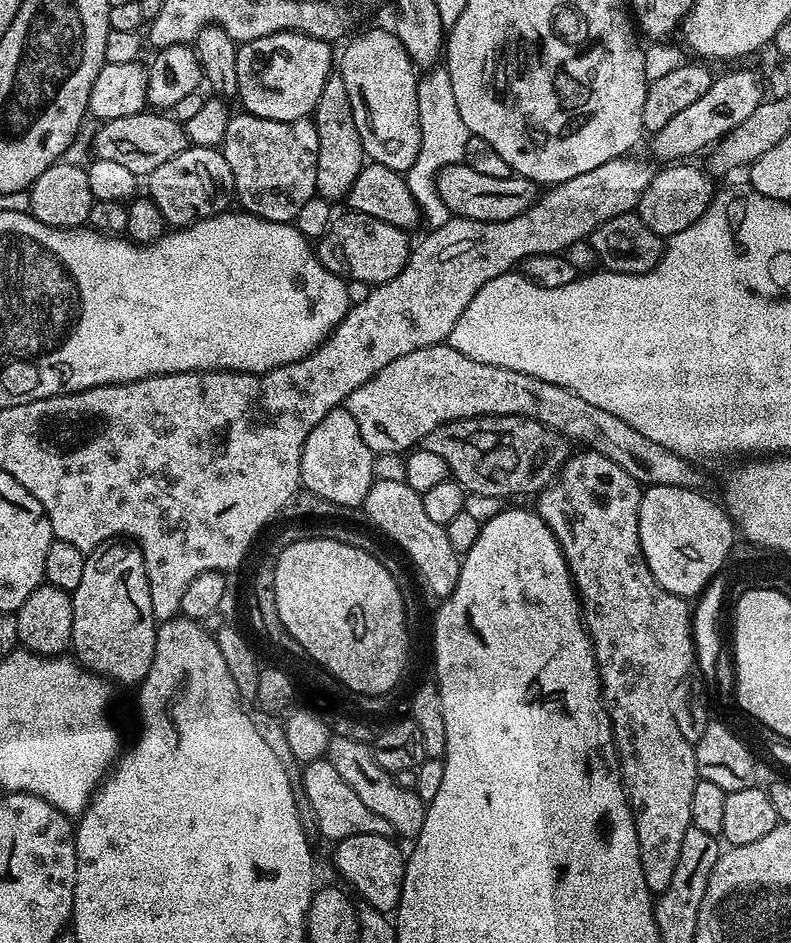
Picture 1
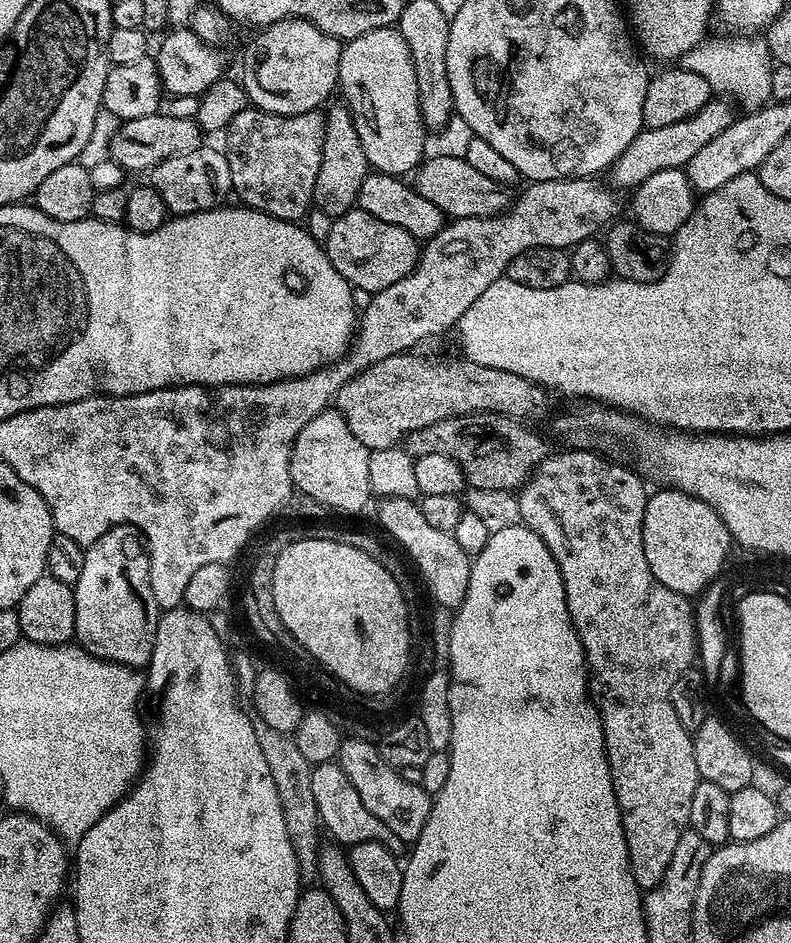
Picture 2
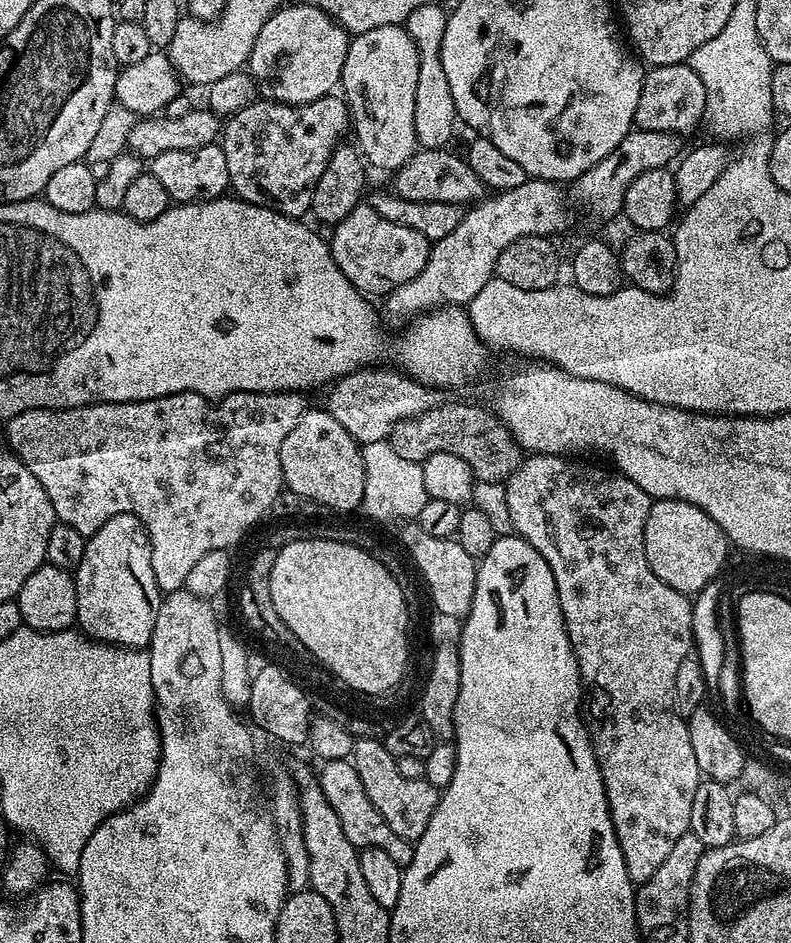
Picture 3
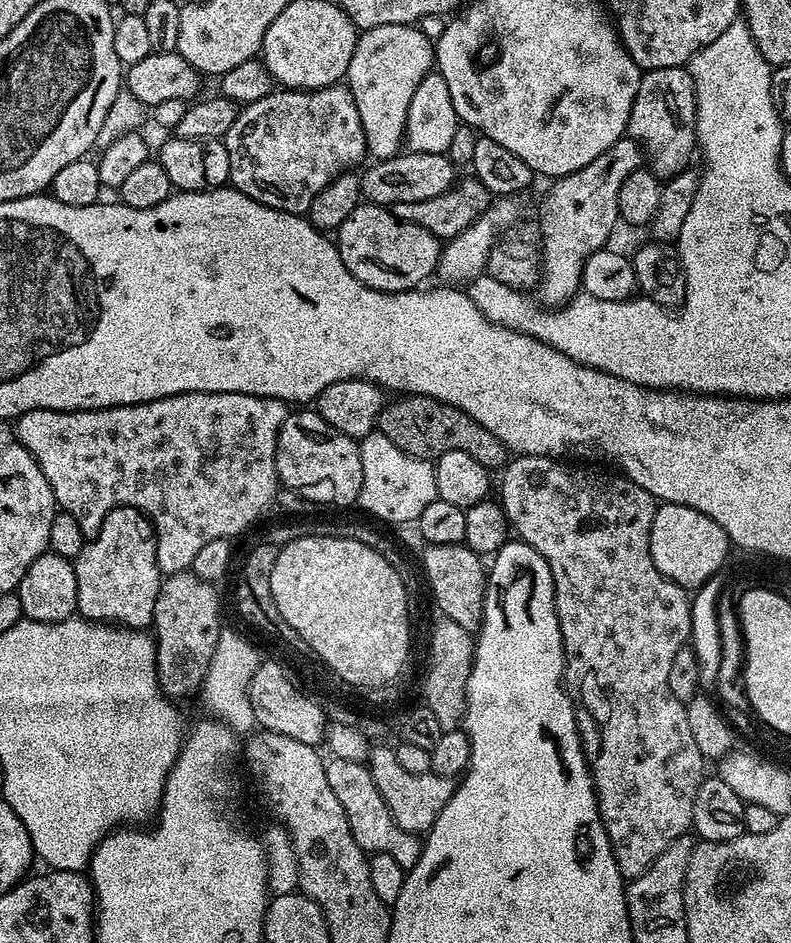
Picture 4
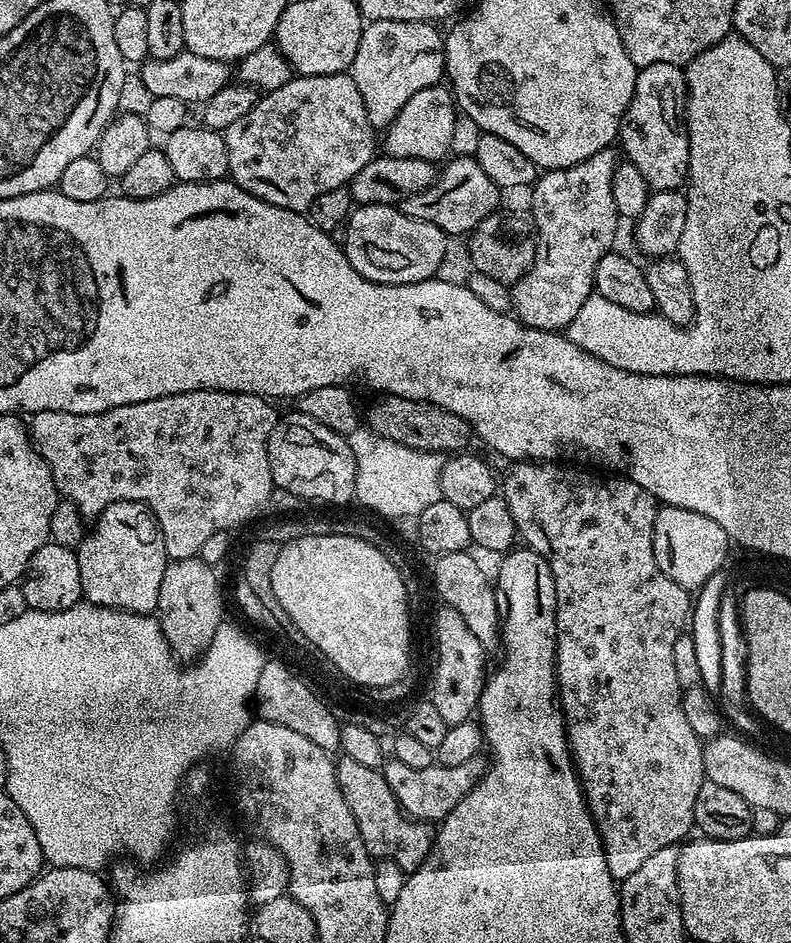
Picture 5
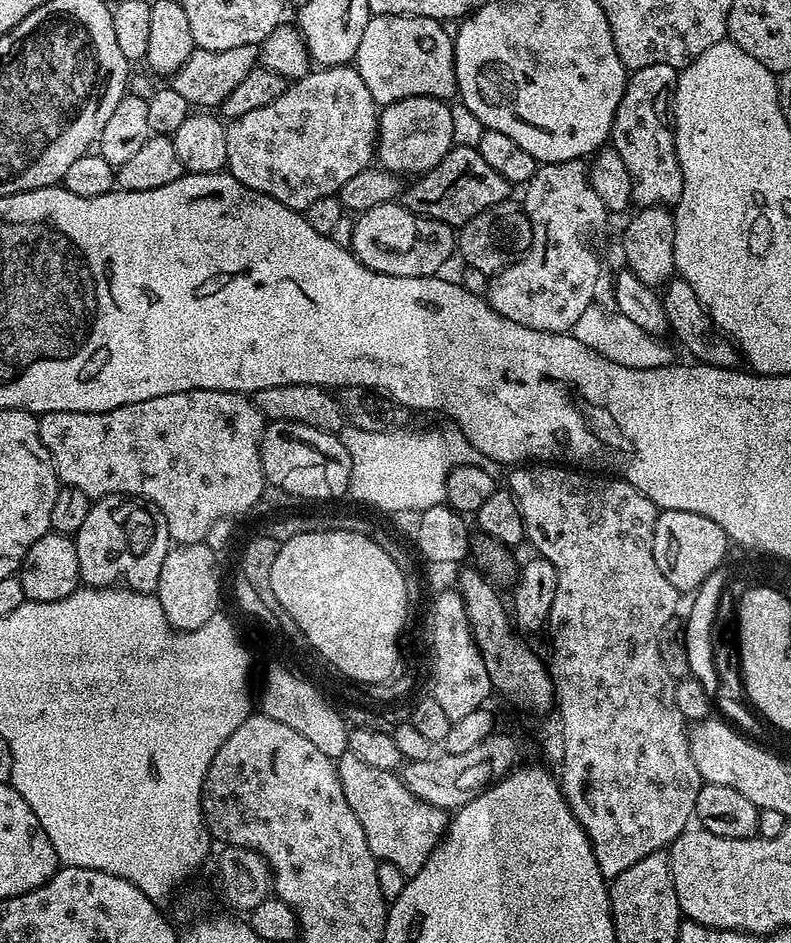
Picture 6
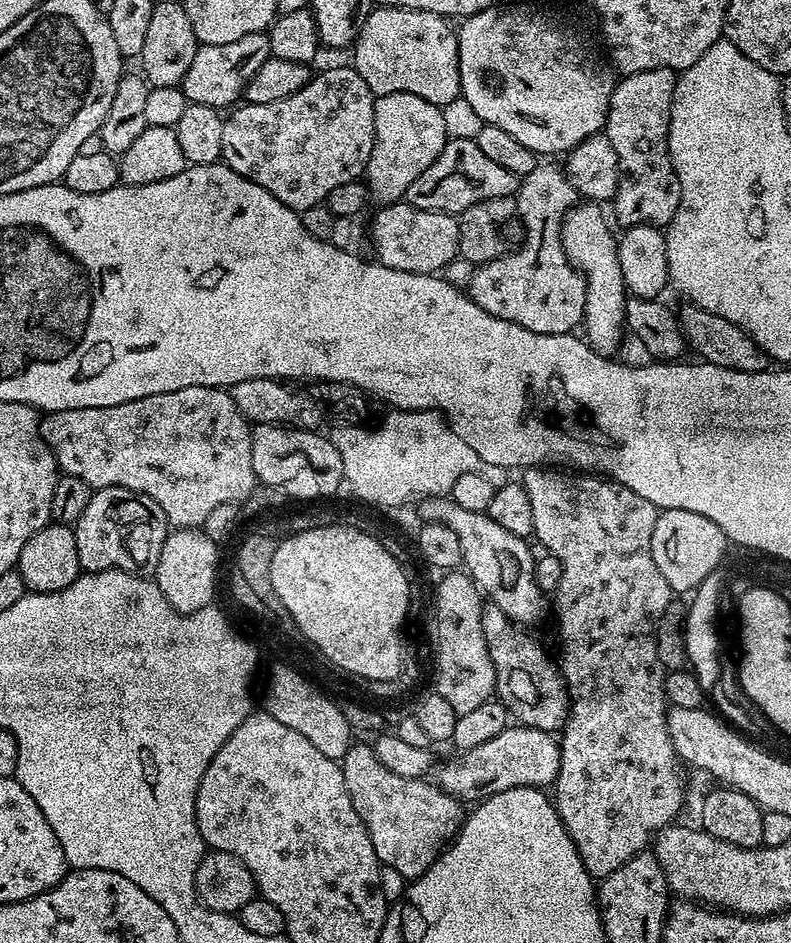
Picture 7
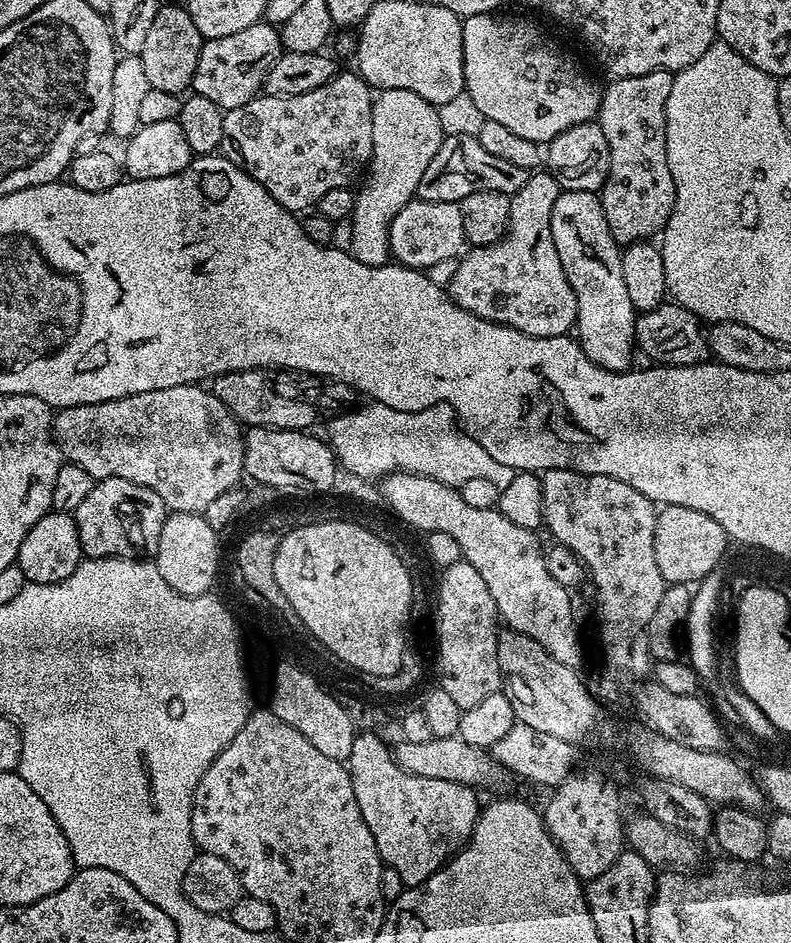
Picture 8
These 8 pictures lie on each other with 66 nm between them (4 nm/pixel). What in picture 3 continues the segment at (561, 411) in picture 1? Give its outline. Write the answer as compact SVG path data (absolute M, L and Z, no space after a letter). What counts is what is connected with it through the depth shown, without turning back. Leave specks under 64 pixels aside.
M369 366L360 368L341 376L331 385L332 393L328 396L326 411L356 439L357 444L363 446L370 442L388 440L392 434L392 427L400 420L422 414L426 410L435 408L438 403L437 393L428 385L415 380L413 376L406 376L395 367Z

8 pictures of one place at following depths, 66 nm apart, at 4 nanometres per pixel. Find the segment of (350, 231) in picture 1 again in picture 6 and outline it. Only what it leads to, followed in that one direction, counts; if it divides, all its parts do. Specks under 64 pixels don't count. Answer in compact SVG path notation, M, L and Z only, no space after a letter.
M400 202L374 206L359 213L355 220L350 251L356 255L358 262L362 262L362 266L378 270L378 274L402 278L434 276L457 251L457 233L453 225L414 214Z

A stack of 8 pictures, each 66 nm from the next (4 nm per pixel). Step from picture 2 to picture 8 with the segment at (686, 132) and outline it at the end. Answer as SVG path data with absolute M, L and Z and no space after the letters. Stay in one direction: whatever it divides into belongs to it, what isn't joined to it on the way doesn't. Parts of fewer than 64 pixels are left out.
M533 171L526 186L511 197L504 235L493 244L473 247L459 257L450 295L462 310L483 320L495 320L522 334L554 338L567 336L575 329L576 299L550 235L550 210L554 210L562 189L559 179L551 171L544 171Z

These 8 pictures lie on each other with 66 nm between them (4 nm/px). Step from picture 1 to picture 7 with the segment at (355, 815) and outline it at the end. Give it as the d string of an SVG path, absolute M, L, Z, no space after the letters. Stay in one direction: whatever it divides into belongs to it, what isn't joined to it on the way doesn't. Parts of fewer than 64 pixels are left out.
M368 742L353 743L344 756L342 767L346 790L354 802L354 810L358 810L358 818L362 818L370 834L370 842L374 842L374 854L378 854L380 863L394 866L405 882L419 878L459 833L461 801L427 779L411 780L390 774L390 770L378 762Z

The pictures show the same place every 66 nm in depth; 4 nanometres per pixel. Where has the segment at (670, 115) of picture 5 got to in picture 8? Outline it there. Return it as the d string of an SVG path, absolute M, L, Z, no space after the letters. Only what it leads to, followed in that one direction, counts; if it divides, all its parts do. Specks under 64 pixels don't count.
M663 71L613 79L600 97L598 123L610 146L610 170L599 197L610 234L621 246L659 237L674 210L676 191L666 158L666 102L672 78L673 73Z

